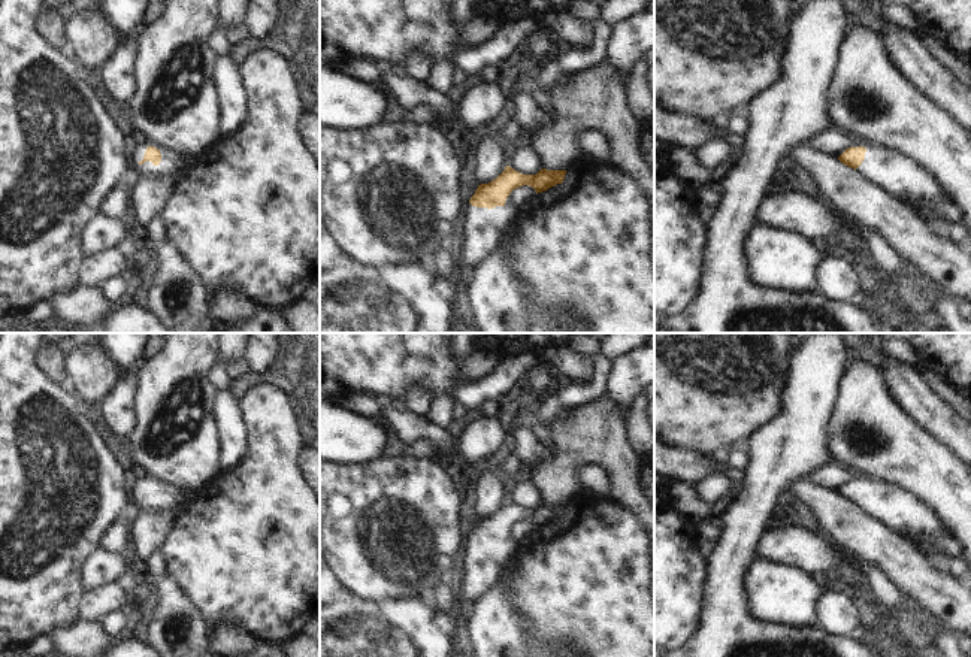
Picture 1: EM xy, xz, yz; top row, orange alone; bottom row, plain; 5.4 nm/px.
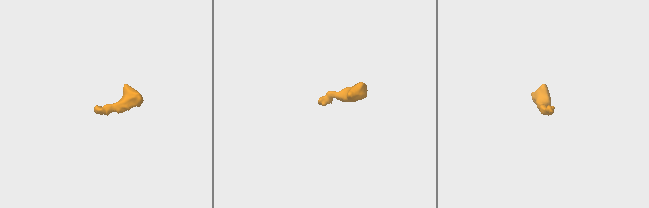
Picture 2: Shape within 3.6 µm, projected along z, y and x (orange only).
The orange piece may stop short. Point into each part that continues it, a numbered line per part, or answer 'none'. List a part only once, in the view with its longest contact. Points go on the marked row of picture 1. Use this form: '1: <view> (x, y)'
1: xy (147, 169)

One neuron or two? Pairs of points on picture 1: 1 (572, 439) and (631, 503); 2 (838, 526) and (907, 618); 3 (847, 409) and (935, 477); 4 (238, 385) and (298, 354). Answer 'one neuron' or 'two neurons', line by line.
1: one neuron
2: two neurons
3: one neuron
4: one neuron

